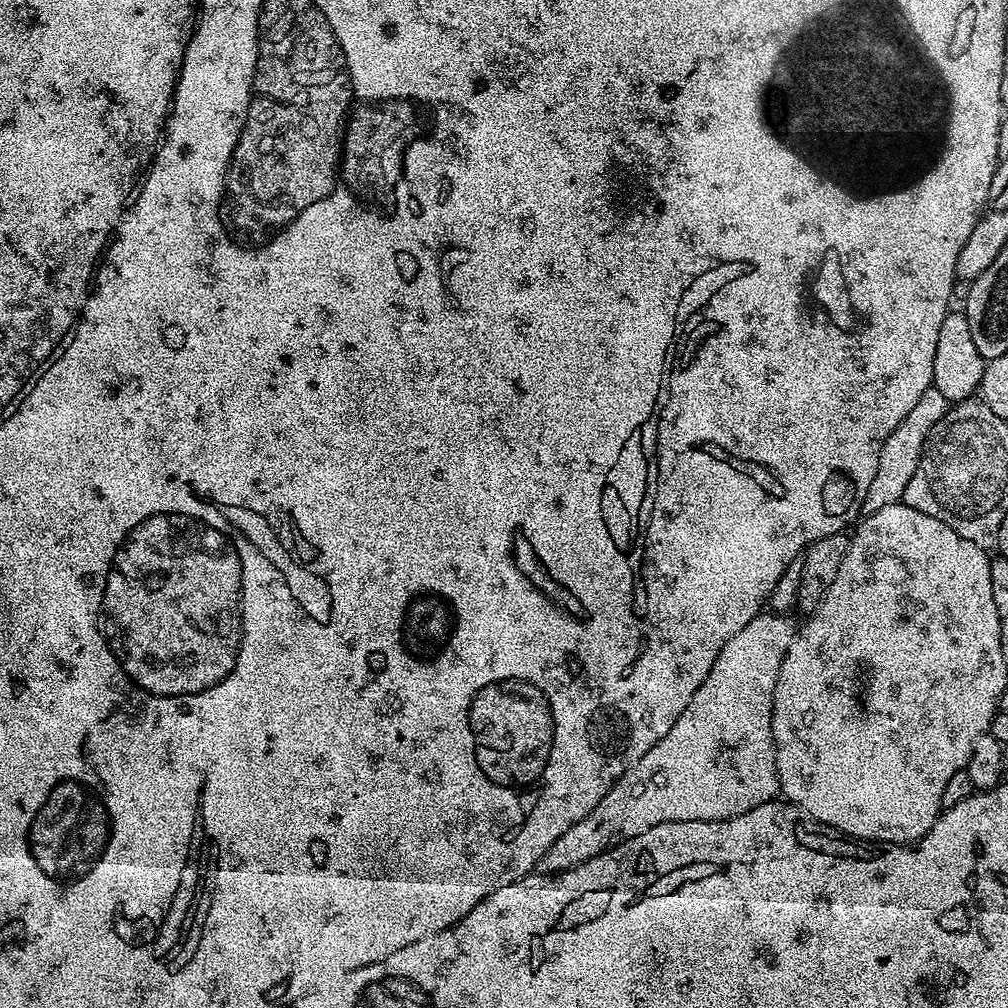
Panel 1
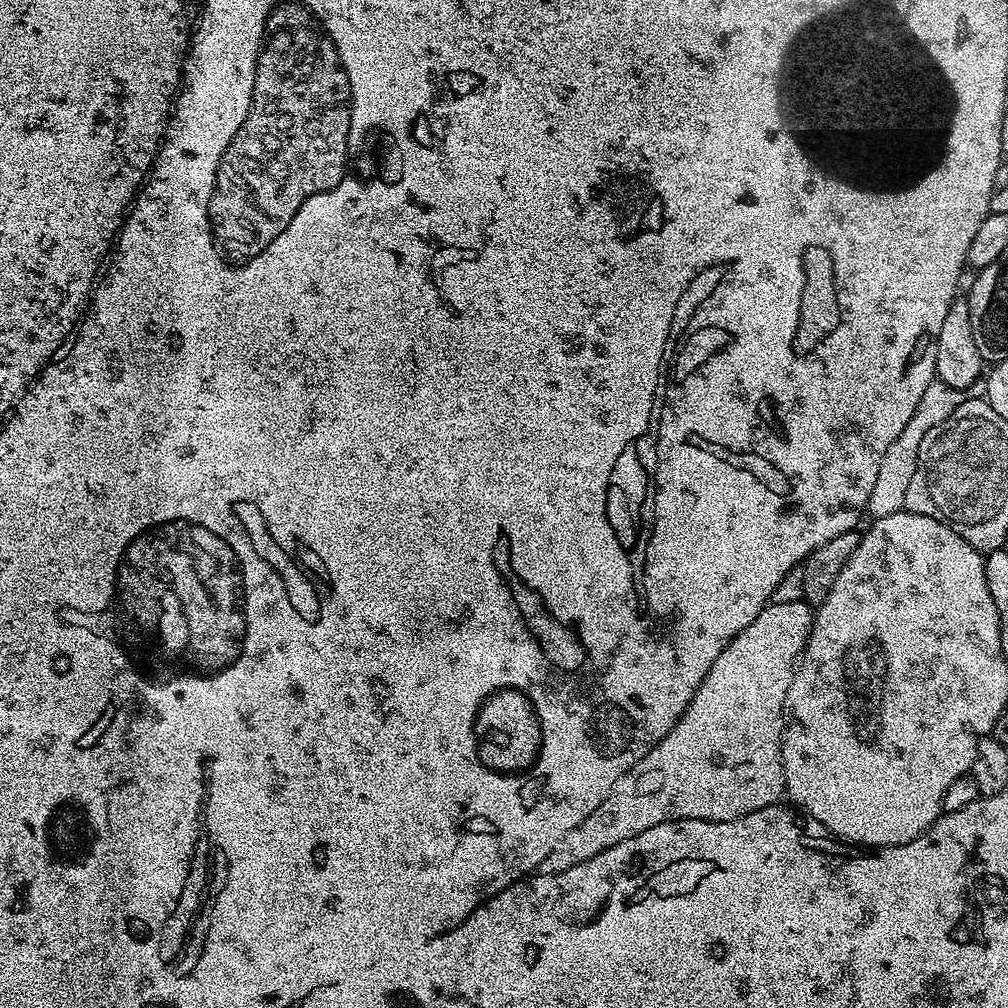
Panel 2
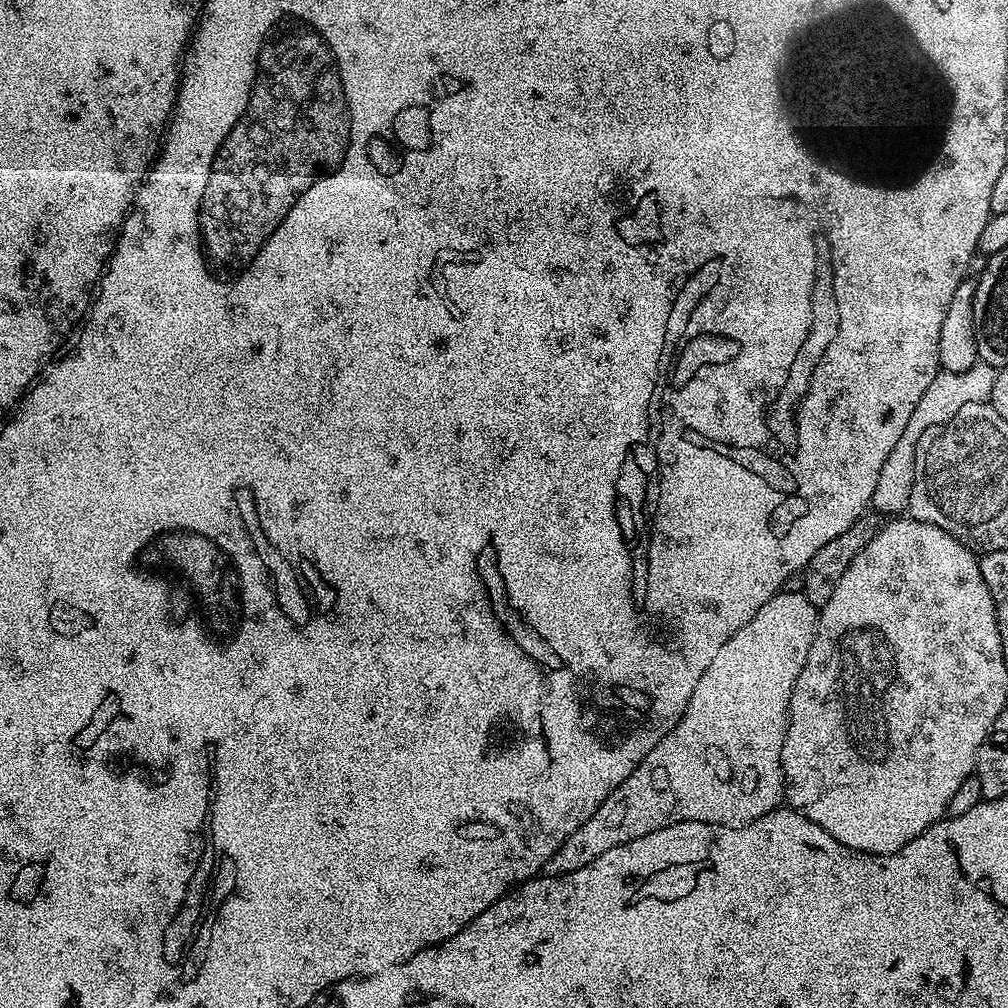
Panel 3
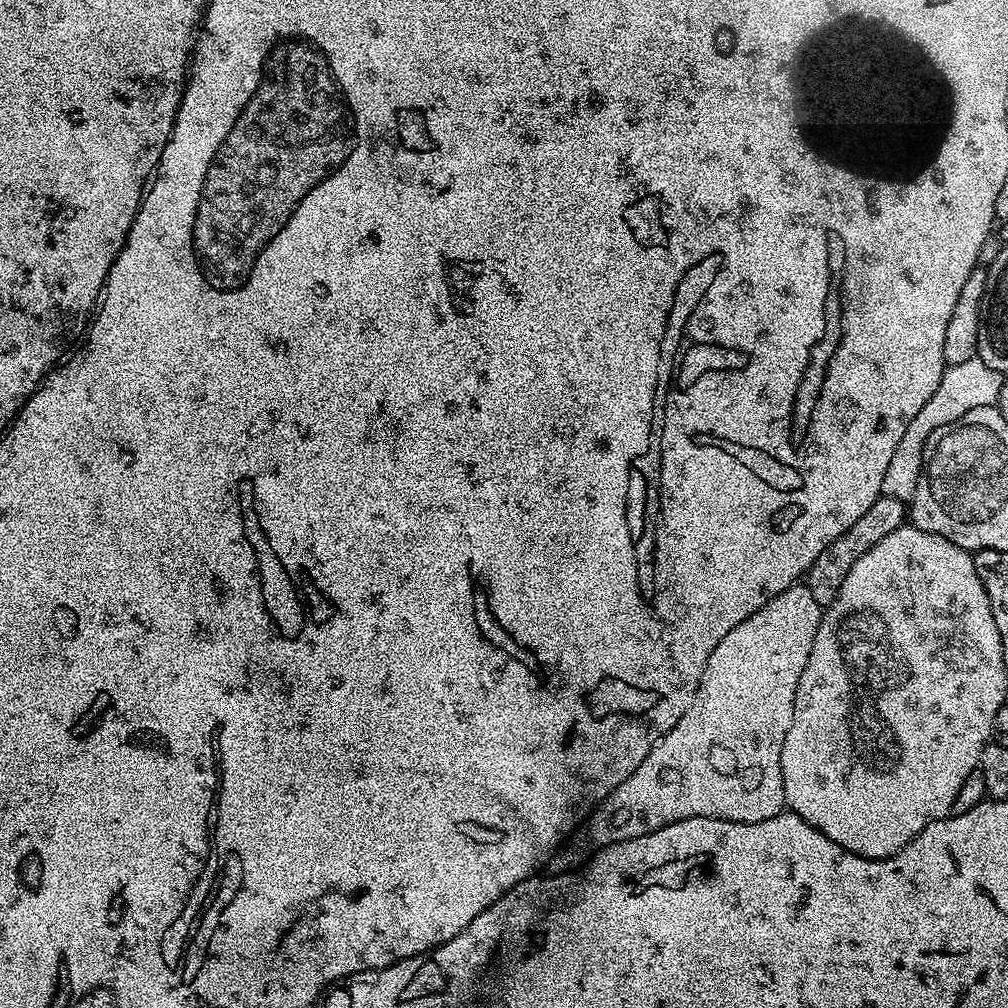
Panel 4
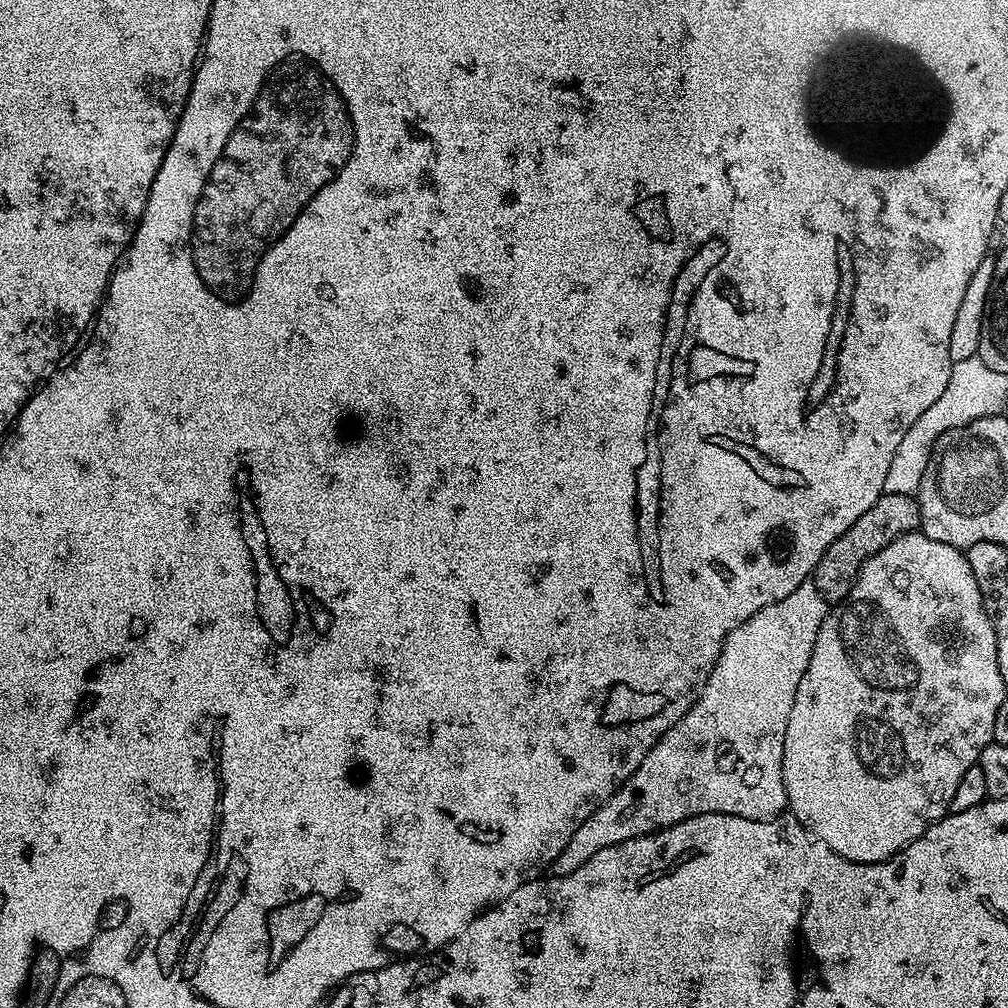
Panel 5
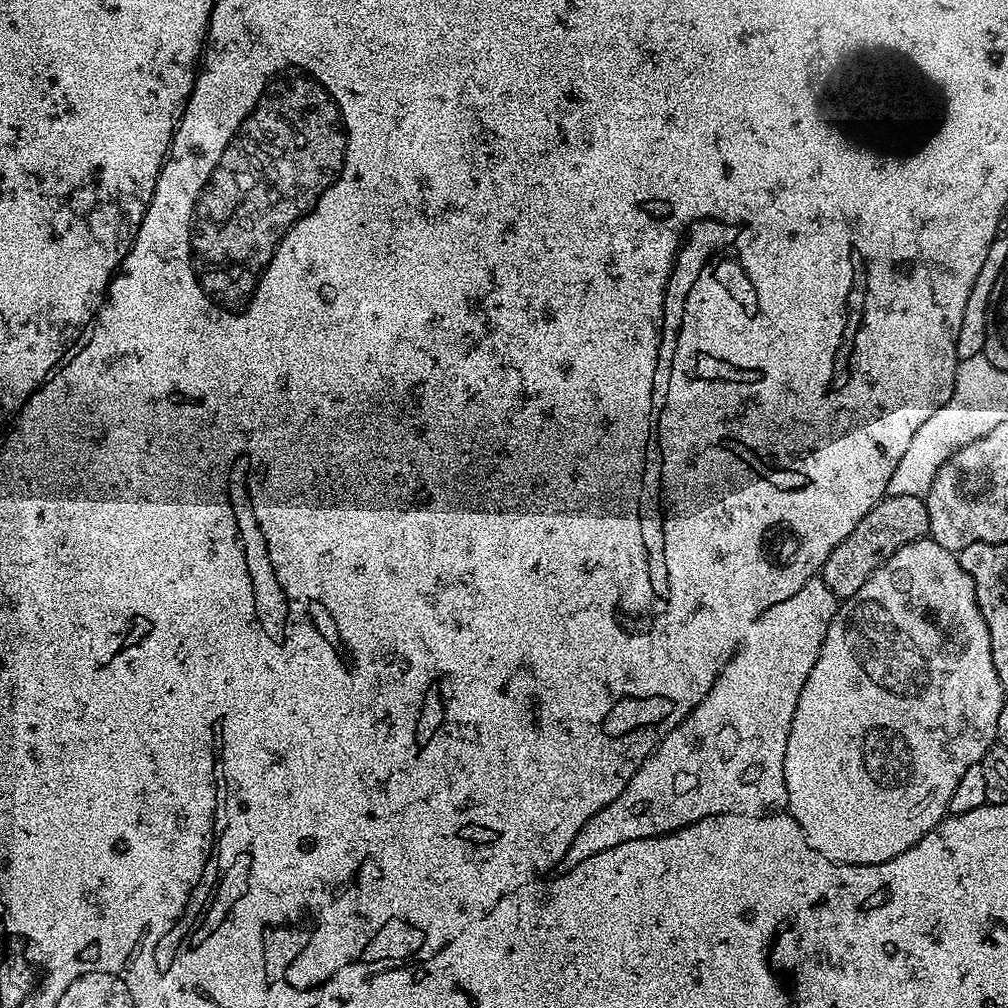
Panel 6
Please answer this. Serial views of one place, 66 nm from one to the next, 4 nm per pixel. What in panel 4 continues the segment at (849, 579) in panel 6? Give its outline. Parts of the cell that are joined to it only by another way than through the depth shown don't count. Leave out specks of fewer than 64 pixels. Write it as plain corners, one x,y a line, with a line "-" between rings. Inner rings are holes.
881,494
874,506
870,506
870,510
866,510
866,514
862,514
862,518
858,518
858,522
850,526
850,530
846,530
846,534
842,534
833,544
826,546
826,550
822,550
822,554
818,554
818,558
814,558
814,562
809,566
806,583
810,594
814,594
814,602
822,606
832,604
842,582
846,582
846,574
850,574
850,566
854,566
854,562
858,562
858,558
862,558
862,554
866,554
870,546
882,542
886,534
894,534
894,530
905,527
905,524
905,501

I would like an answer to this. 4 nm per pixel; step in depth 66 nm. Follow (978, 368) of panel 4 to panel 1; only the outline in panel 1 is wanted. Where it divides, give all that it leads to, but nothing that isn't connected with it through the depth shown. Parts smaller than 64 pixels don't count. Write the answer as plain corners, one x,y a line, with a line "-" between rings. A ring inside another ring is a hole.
931,387
926,390
926,394
922,394
922,398
918,398
914,410
910,410
910,414
906,414
906,418
898,422
898,430
894,430
894,434
886,438
878,454
878,471
874,474
874,479
870,482
870,490
866,490
866,498
860,507
864,516
874,514
874,510
882,510
882,506
899,504
903,501
906,486
910,483
914,470
918,470
918,462
922,458
926,438
930,430
934,430
934,426
942,422
949,407
950,401
942,398
942,394
938,394
938,390

